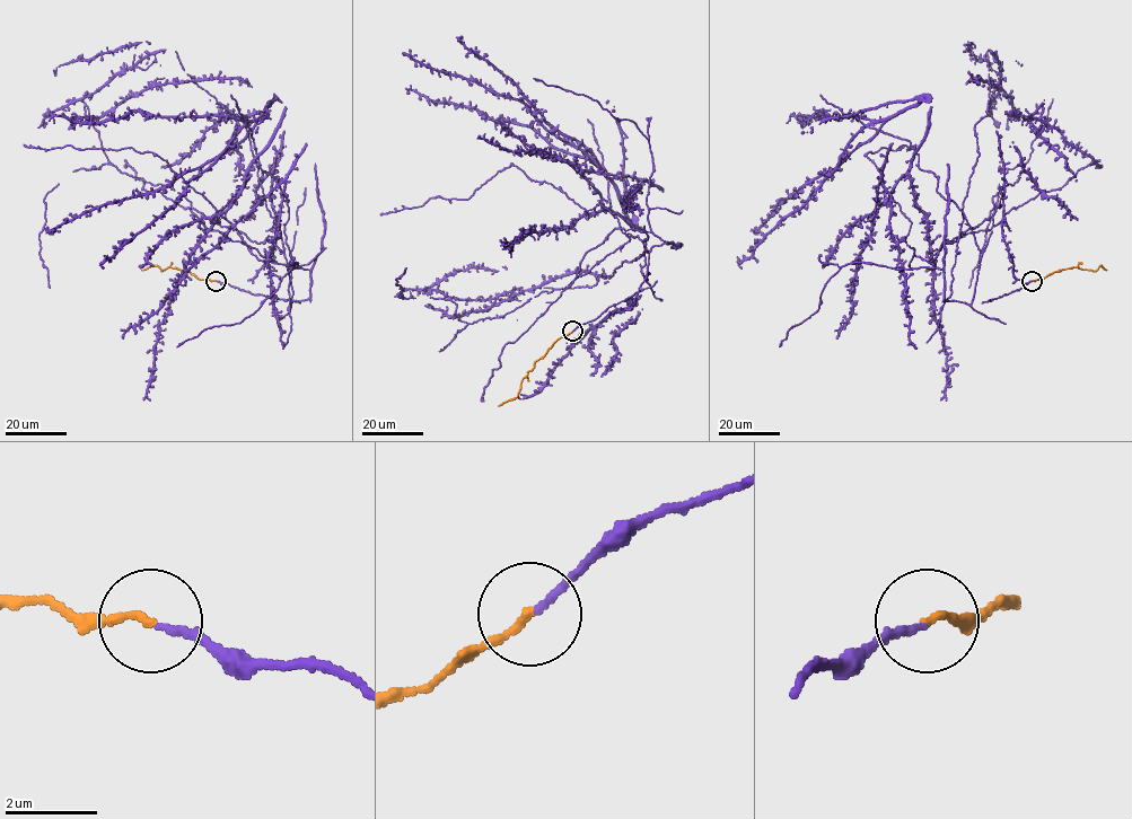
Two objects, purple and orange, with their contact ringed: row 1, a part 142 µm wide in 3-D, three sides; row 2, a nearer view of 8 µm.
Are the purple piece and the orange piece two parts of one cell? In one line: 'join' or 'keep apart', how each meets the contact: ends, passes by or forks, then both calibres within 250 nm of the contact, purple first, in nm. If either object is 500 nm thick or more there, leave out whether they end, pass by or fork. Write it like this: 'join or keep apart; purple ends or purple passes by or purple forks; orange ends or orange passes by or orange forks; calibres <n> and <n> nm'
join; purple ends; orange ends; calibres 130 and 170 nm

